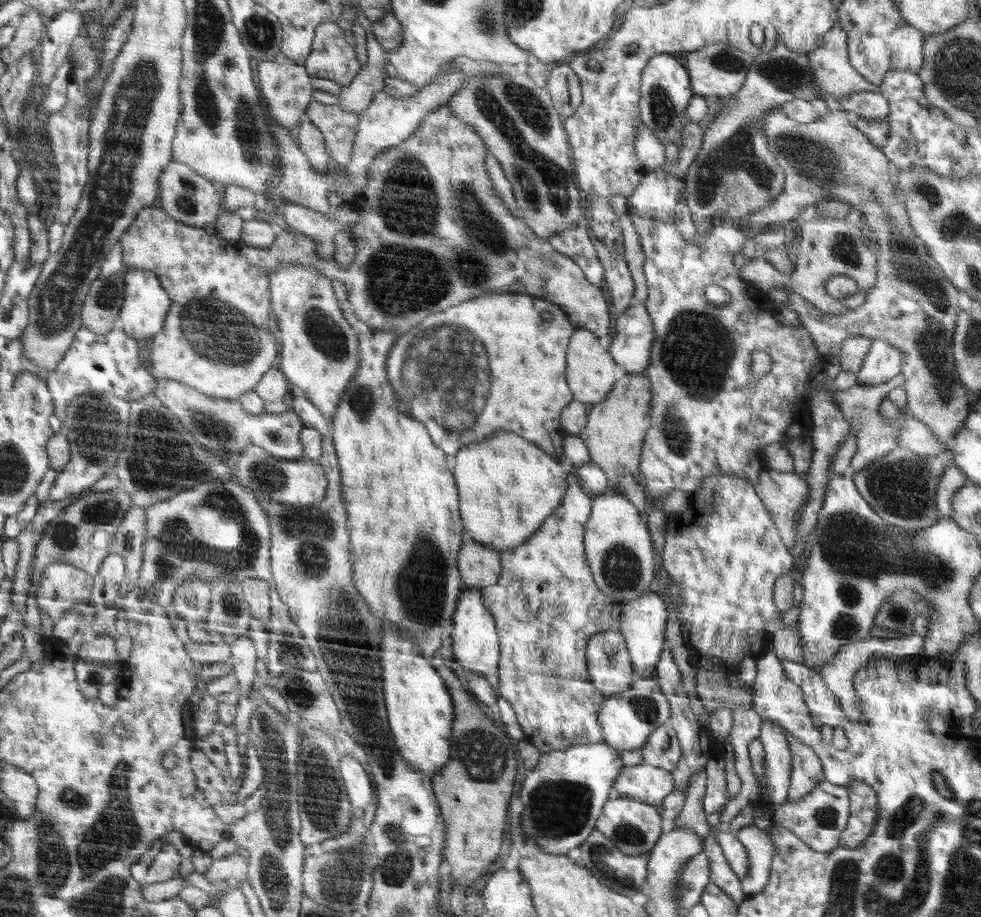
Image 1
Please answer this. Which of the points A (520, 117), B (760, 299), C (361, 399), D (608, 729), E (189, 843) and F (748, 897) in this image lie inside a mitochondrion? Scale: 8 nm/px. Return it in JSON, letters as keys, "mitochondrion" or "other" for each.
{"A":"mitochondrion","B":"other","C":"mitochondrion","D":"other","E":"other","F":"other"}

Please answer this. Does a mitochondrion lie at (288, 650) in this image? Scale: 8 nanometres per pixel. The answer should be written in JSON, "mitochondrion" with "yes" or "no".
{"mitochondrion":"yes"}

